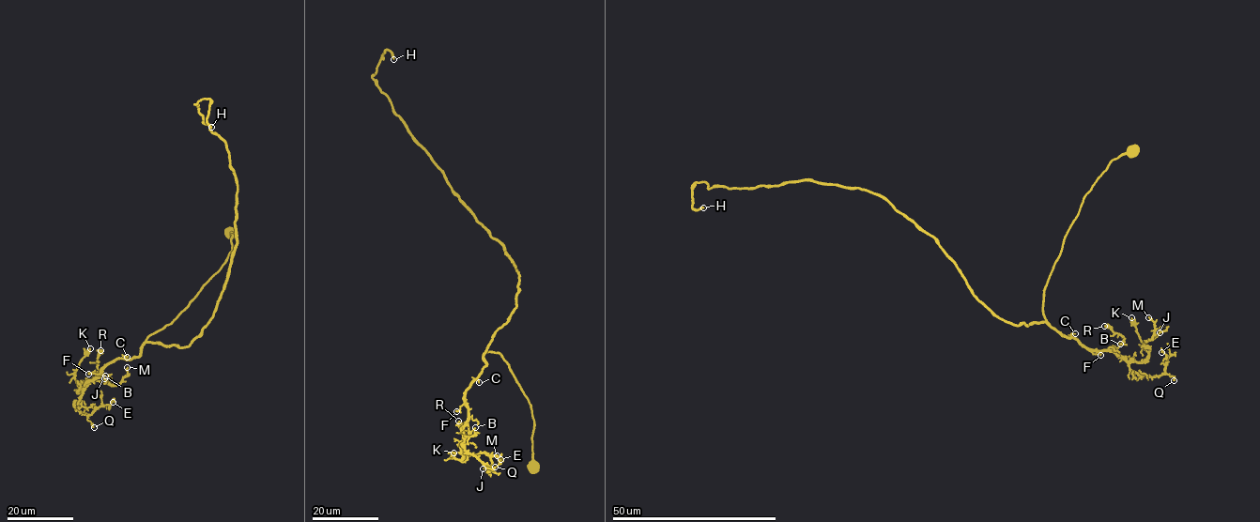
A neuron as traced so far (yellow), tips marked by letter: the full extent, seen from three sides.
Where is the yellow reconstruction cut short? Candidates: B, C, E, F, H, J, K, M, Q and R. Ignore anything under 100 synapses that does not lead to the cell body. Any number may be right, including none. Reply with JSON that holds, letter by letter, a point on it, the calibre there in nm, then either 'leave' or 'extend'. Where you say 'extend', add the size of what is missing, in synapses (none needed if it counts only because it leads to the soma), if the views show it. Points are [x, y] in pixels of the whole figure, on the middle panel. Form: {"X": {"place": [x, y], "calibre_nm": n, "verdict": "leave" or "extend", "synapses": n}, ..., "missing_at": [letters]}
{"B": {"place": [475, 427], "calibre_nm": 120, "verdict": "leave"}, "C": {"place": [479, 382], "calibre_nm": 100, "verdict": "leave"}, "E": {"place": [500, 459], "calibre_nm": 130, "verdict": "leave"}, "F": {"place": [456, 411], "calibre_nm": 180, "verdict": "leave"}, "H": {"place": [393, 59], "calibre_nm": 280, "verdict": "extend", "synapses": 140}, "J": {"place": [483, 468], "calibre_nm": 90, "verdict": "leave"}, "K": {"place": [453, 452], "calibre_nm": 240, "verdict": "leave"}, "M": {"place": [497, 455], "calibre_nm": 60, "verdict": "leave"}, "Q": {"place": [495, 467], "calibre_nm": 170, "verdict": "leave"}, "R": {"place": [458, 421], "calibre_nm": 440, "verdict": "leave"}, "missing_at": ["H"]}

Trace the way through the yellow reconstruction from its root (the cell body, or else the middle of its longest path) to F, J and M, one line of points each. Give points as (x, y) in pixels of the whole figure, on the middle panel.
F: (533, 468), (531, 405), (499, 352), (484, 354), (486, 365), (456, 411)
J: (533, 468), (531, 405), (490, 351), (466, 391), (460, 446), (462, 461), (486, 453), (483, 468)
M: (533, 468), (531, 405), (502, 356), (487, 351), (486, 365), (465, 395), (461, 459), (497, 455)

